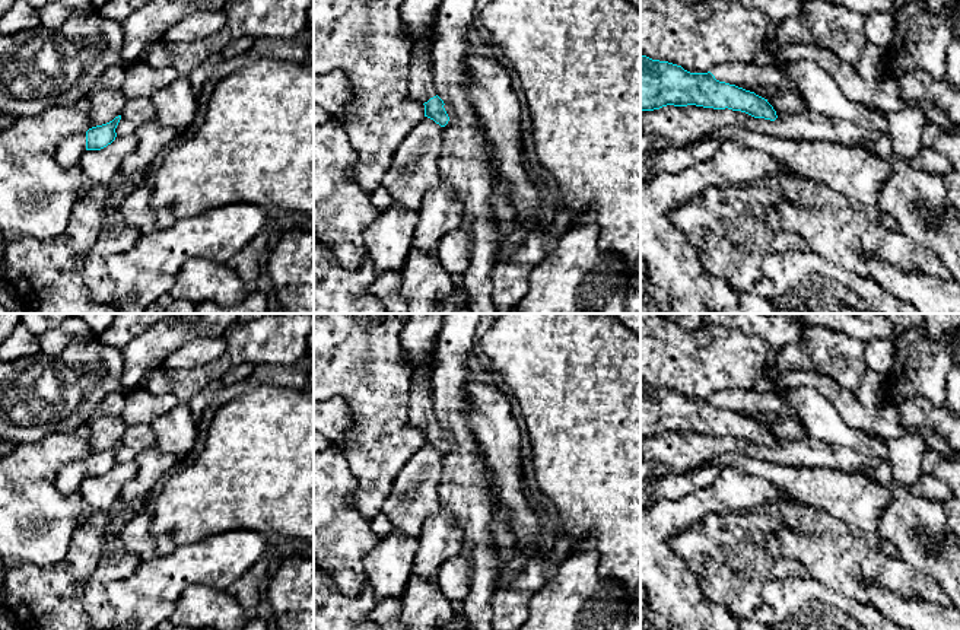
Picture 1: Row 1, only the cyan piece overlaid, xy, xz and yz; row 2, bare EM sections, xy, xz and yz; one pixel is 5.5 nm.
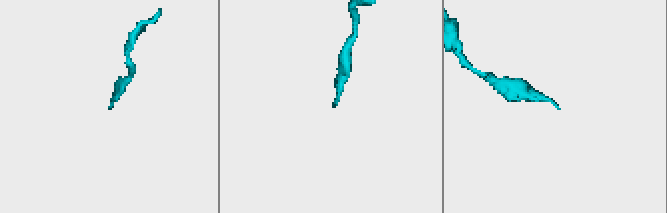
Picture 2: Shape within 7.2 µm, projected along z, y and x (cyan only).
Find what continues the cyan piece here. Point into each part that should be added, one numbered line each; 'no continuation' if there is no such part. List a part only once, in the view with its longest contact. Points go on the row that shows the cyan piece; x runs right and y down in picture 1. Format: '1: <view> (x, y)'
1: xy (69, 153)

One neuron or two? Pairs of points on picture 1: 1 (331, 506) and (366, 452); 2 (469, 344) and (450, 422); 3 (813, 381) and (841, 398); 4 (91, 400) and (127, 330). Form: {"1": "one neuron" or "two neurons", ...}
{"1": "two neurons", "2": "one neuron", "3": "one neuron", "4": "two neurons"}

